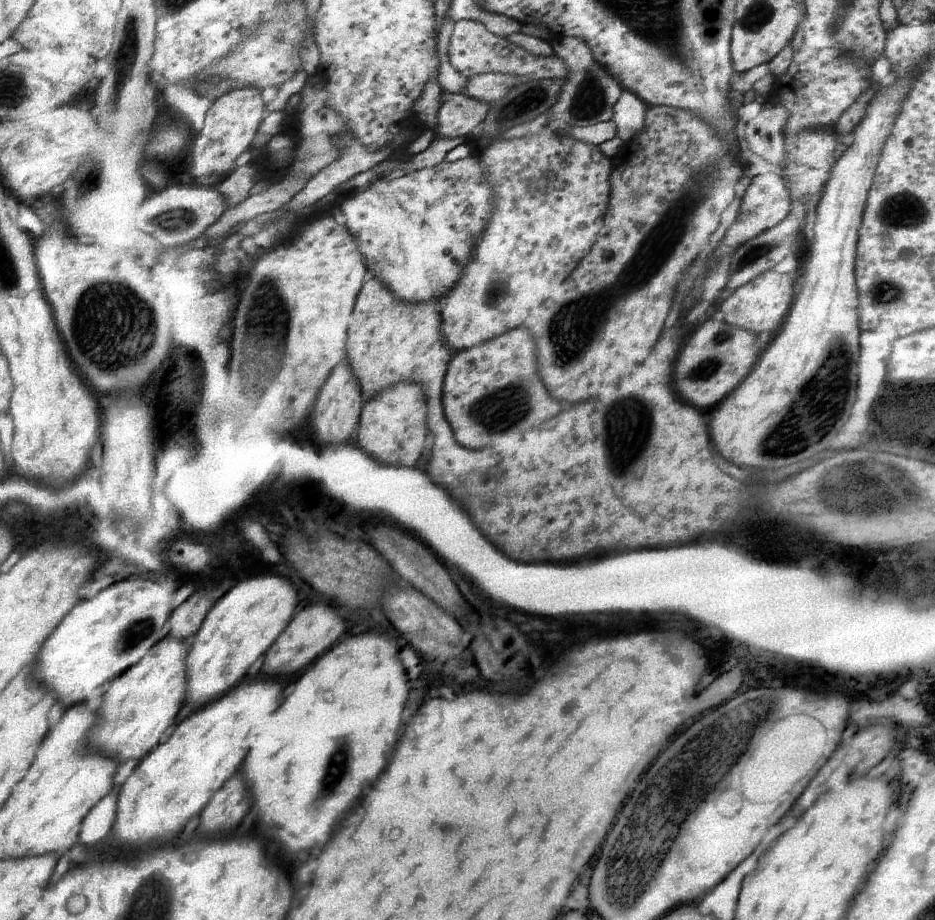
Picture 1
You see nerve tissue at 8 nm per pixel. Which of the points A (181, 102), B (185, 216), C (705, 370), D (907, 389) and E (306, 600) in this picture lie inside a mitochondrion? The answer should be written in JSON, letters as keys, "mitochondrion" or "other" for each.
{"A":"other","B":"mitochondrion","C":"mitochondrion","D":"other","E":"other"}

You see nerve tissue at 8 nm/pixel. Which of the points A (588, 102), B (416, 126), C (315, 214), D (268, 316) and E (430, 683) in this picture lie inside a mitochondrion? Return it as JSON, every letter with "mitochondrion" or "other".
{"A":"mitochondrion","B":"other","C":"other","D":"mitochondrion","E":"other"}

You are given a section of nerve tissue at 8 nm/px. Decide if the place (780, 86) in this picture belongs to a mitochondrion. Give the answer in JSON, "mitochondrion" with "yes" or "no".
{"mitochondrion":"no"}

